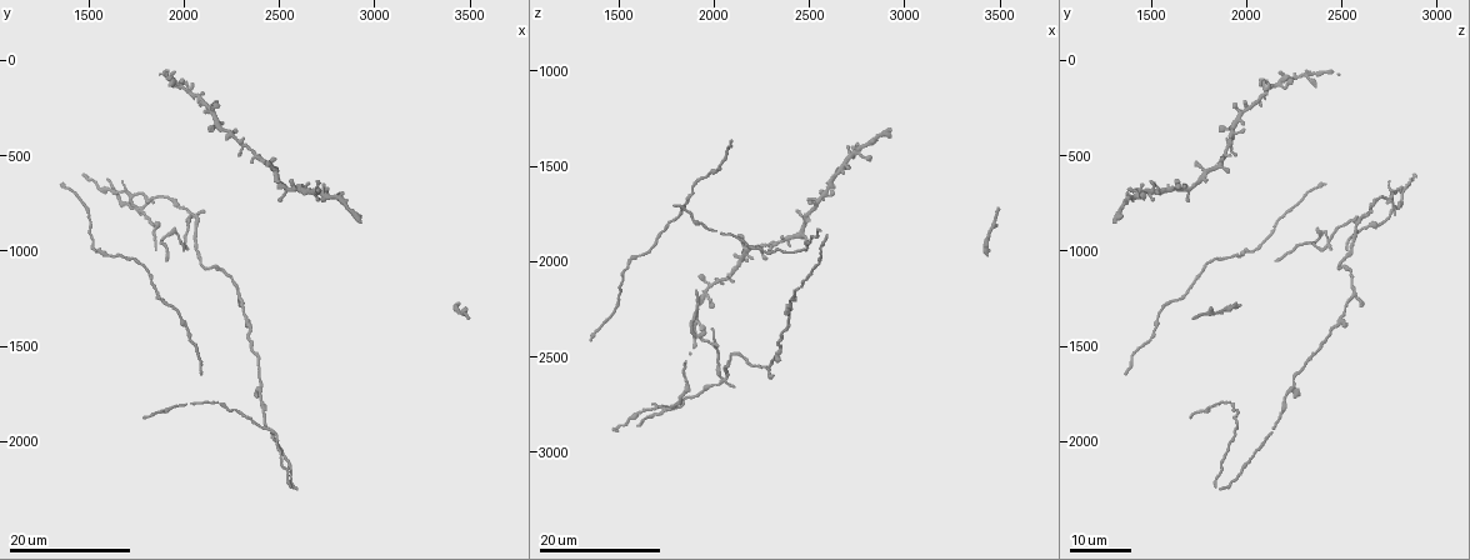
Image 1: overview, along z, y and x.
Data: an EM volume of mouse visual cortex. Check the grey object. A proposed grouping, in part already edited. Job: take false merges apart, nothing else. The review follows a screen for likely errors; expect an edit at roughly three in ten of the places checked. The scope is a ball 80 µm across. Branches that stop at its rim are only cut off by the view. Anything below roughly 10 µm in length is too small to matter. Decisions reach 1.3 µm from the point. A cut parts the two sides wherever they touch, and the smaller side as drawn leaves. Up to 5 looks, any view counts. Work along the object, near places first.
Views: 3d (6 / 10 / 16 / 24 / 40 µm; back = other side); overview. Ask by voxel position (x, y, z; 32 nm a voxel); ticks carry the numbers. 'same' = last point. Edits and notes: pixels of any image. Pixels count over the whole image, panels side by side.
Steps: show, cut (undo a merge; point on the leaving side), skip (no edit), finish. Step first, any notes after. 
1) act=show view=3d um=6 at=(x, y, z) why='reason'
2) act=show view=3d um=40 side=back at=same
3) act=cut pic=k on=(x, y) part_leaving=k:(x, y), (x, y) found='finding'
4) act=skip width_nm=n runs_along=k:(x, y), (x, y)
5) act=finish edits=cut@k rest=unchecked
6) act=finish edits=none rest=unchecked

act=show view=3d um=24 at=(2410, 1830, 2180) why='sudden change in width'

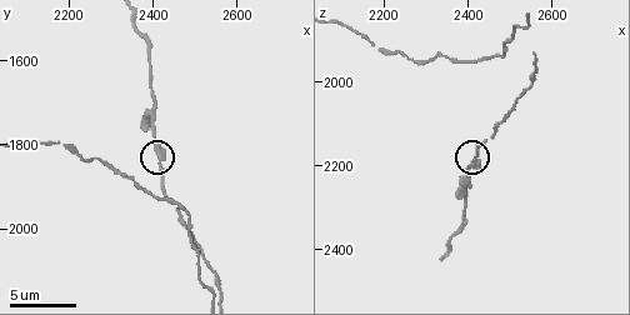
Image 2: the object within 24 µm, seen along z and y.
act=show view=3d um=6 at=(2415, 1840, 2195)

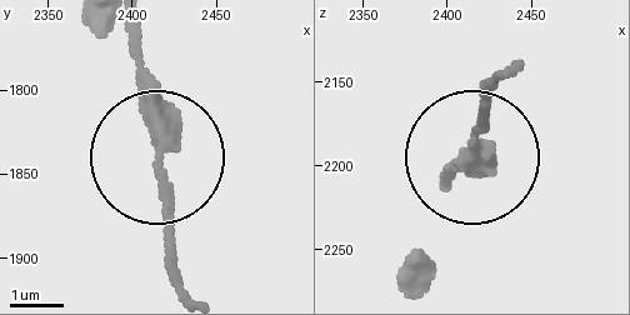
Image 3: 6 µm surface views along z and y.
act=skip width_nm=280 runs_along=3:(135, 26), (163, 264) found='continuous, no second cell'

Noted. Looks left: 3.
act=show view=3d um=24 at=(1710, 690, 2770) why='four-way junction'

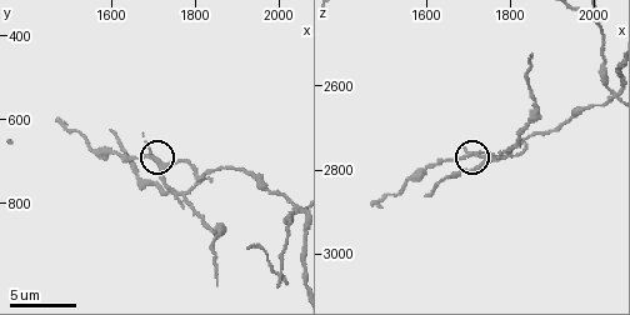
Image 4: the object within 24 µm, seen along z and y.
act=show view=3d um=6 at=(1700, 695, 2760) why='closer look'

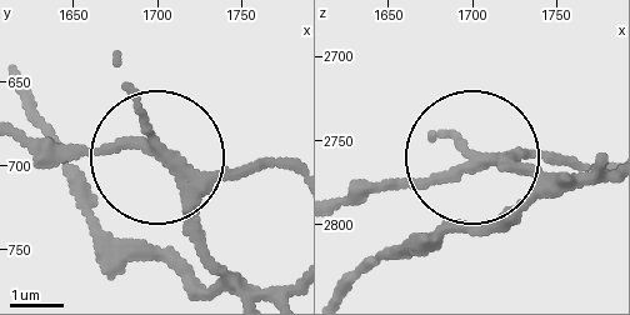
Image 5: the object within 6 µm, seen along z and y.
act=cut pic=5 on=(204, 253) width_nm=210 part_leaving=5:(180, 180), (185, 229), (248, 283) found='two cells meet here'

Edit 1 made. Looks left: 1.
act=finish edits=cut@5 rest=unchecked

